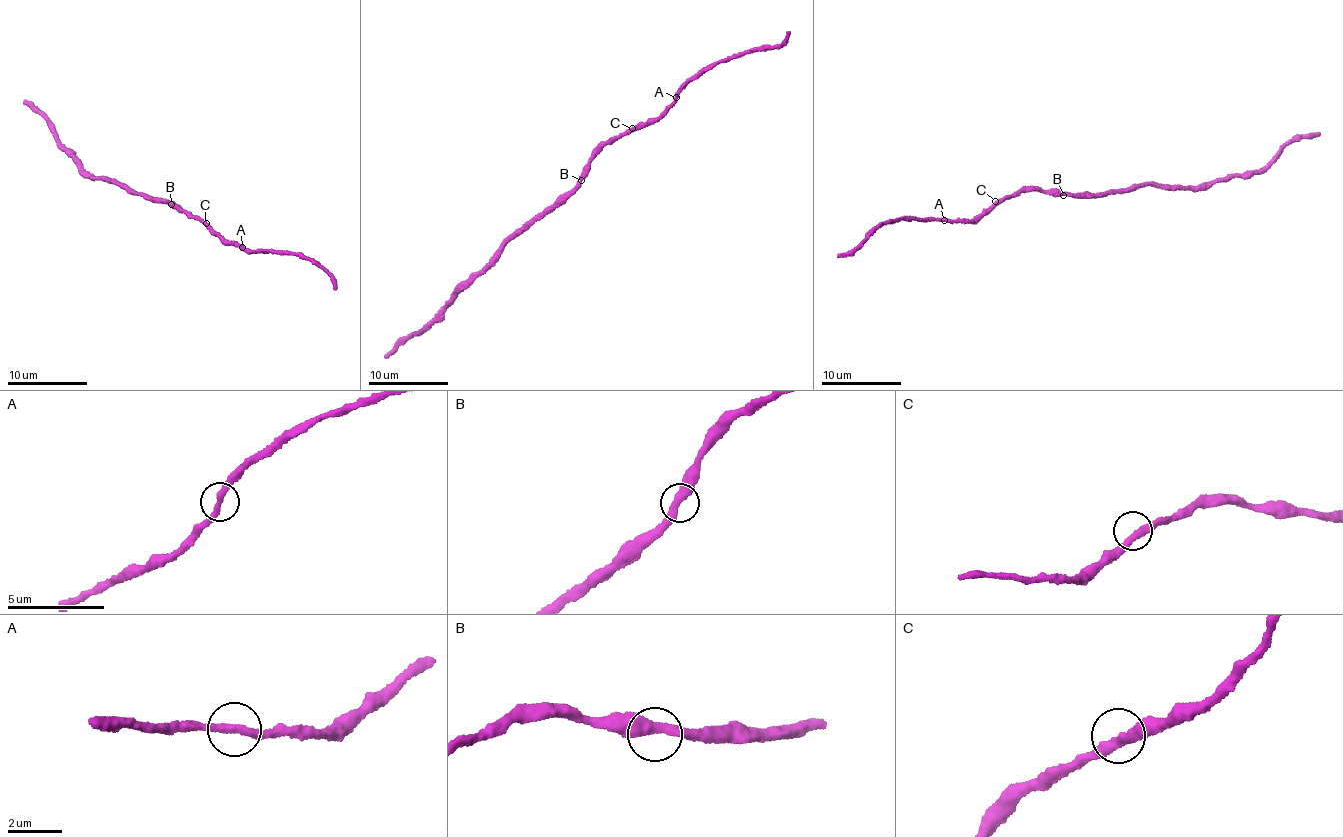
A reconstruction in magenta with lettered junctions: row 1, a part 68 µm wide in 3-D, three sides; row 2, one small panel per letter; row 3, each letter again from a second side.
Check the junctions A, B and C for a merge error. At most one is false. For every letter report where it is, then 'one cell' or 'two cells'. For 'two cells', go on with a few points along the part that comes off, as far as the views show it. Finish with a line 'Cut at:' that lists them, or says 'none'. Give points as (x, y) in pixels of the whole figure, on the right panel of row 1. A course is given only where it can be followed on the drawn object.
A: (944, 220) | one cell
B: (1063, 195) | one cell
C: (995, 201) | one cell
Cut at: none

